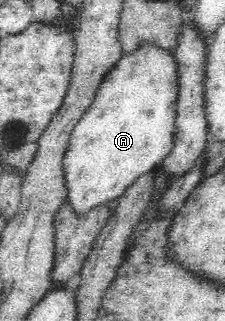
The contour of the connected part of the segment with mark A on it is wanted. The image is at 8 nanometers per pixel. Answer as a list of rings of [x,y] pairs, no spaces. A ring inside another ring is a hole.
[[[142,42],[134,50],[123,53],[98,85],[91,108],[80,119],[70,135],[64,156],[64,174],[68,185],[68,201],[76,213],[84,214],[97,204],[118,199],[142,175],[161,163],[174,146],[179,74],[173,54],[161,46]]]

